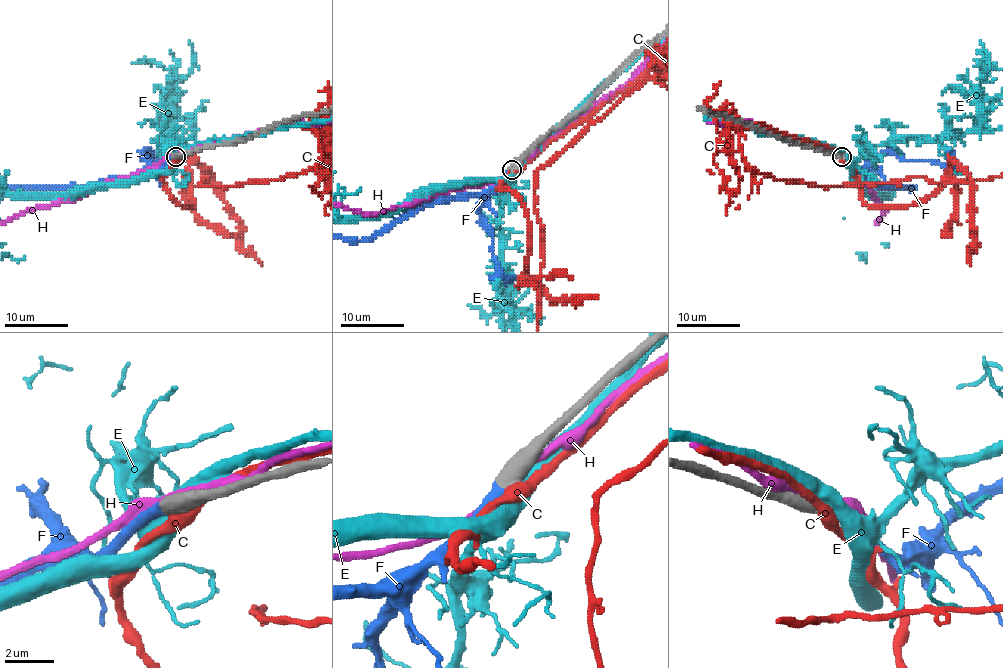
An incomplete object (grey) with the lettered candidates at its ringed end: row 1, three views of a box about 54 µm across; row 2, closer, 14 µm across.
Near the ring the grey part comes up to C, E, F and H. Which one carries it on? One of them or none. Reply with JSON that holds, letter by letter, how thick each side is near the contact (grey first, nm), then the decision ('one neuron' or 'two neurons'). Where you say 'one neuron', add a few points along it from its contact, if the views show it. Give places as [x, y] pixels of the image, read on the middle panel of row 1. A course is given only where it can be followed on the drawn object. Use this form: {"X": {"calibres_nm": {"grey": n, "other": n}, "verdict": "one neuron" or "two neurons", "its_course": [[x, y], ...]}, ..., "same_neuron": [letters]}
{"C": {"calibres_nm": {"grey": 700, "other": 480}, "verdict": "two neurons"}, "E": {"calibres_nm": {"grey": 750, "other": 500}, "verdict": "two neurons"}, "F": {"calibres_nm": {"grey": 600, "other": 400}, "verdict": "one neuron"}, "H": {"calibres_nm": {"grey": 800, "other": 280}, "verdict": "two neurons"}, "same_neuron": ["F"]}

